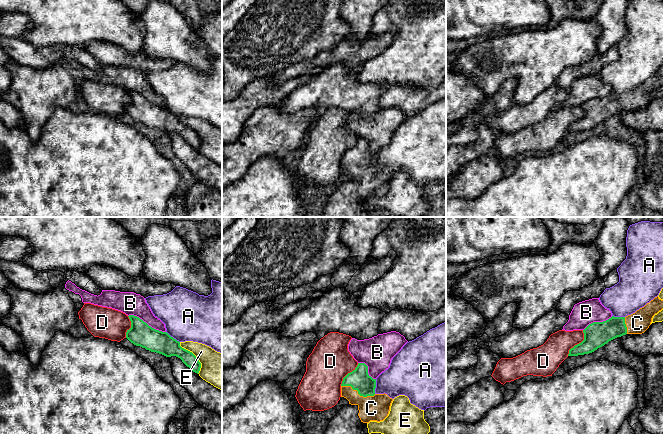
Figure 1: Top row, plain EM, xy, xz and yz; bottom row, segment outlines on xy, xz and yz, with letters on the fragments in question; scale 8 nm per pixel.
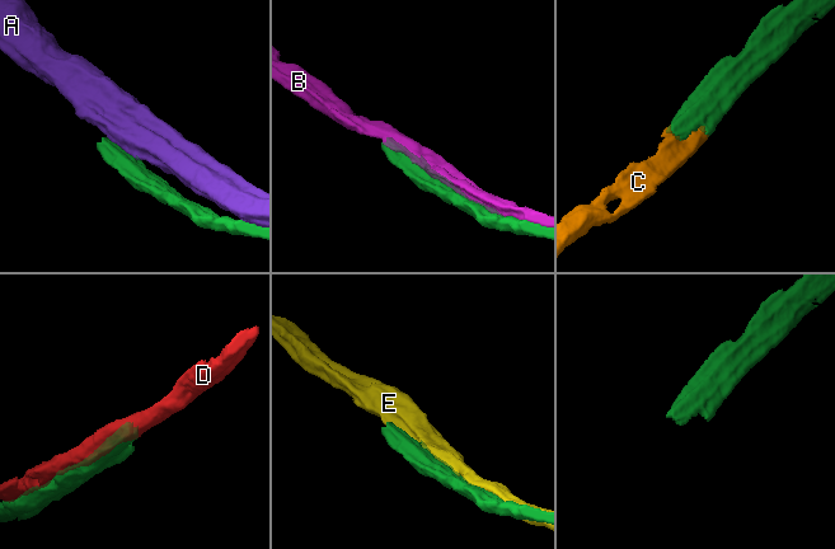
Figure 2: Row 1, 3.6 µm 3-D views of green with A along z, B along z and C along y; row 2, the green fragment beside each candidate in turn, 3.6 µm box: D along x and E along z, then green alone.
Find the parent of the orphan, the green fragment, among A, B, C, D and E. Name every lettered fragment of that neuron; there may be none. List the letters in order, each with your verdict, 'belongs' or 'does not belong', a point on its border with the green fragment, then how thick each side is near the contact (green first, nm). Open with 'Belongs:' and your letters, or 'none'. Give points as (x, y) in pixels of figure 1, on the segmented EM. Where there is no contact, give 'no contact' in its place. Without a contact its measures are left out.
Belongs: C
A: does not belong | xz (375, 386) | 170/300 nm
B: does not belong | xy (146, 323) | 190/190 nm
C: belongs | xz (358, 393) | 170/200 nm
D: does not belong | yz (579, 343) | 200/220 nm
E: does not belong | xy (195, 356) | 160/280 nm

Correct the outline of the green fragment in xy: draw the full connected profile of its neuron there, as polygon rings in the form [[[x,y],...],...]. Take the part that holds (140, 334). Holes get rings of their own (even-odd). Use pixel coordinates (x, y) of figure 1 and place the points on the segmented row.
[[[129,315],[131,328],[126,332],[126,338],[136,346],[166,357],[176,356],[193,372],[199,373],[201,363],[190,351],[182,348],[180,342],[167,332],[156,330],[137,316]]]

